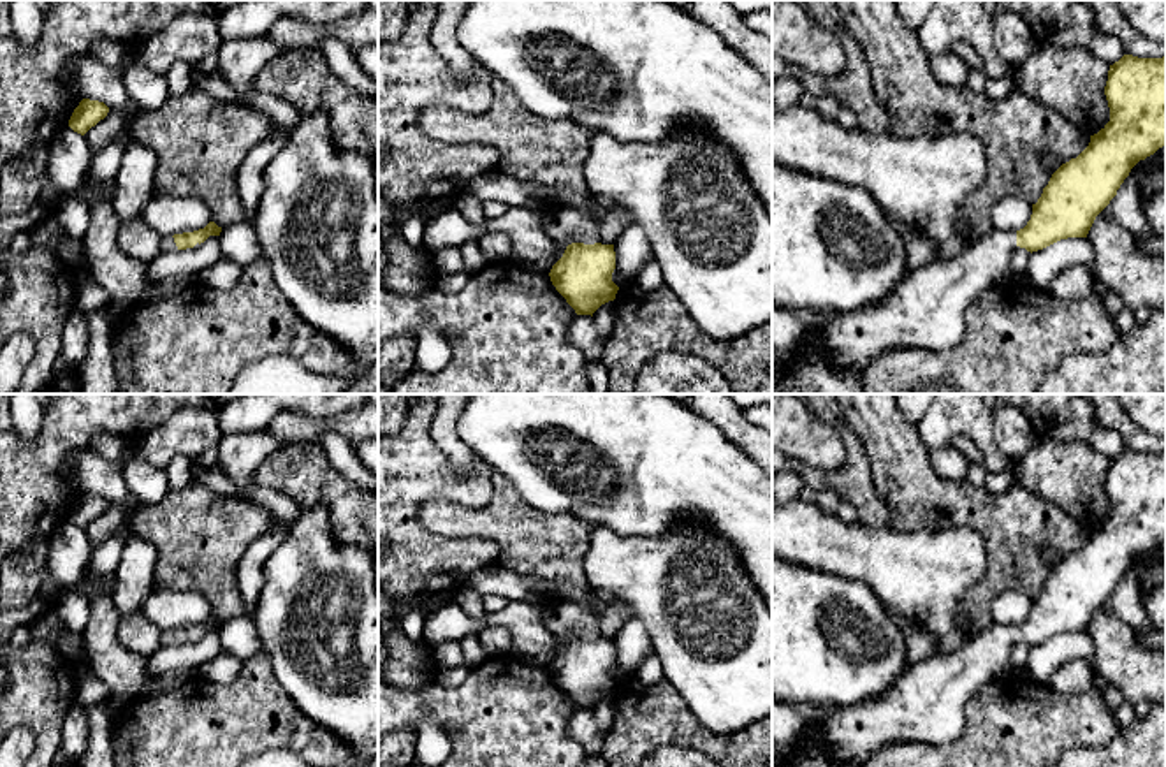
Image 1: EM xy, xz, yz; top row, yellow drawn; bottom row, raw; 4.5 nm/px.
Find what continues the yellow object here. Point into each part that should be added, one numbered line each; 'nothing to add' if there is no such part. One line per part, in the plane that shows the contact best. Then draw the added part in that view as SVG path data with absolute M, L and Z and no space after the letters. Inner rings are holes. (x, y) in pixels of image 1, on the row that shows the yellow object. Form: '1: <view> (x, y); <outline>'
1: xz (561, 224); M554 206L542 213L543 232L557 243L598 243L598 218L577 208Z

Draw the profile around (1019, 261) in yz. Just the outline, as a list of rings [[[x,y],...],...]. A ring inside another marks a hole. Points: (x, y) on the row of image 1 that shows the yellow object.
[[[1017,246],[1013,250],[1011,257],[1009,257],[1011,276],[1025,278],[1029,260],[1031,260],[1031,252],[1027,252],[1025,248]]]

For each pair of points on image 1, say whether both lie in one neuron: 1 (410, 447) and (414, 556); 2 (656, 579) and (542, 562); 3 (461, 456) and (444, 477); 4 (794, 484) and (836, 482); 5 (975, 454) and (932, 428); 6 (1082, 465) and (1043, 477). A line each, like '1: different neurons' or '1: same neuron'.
1: same neuron
2: different neurons
3: different neurons
4: different neurons
5: different neurons
6: same neuron

